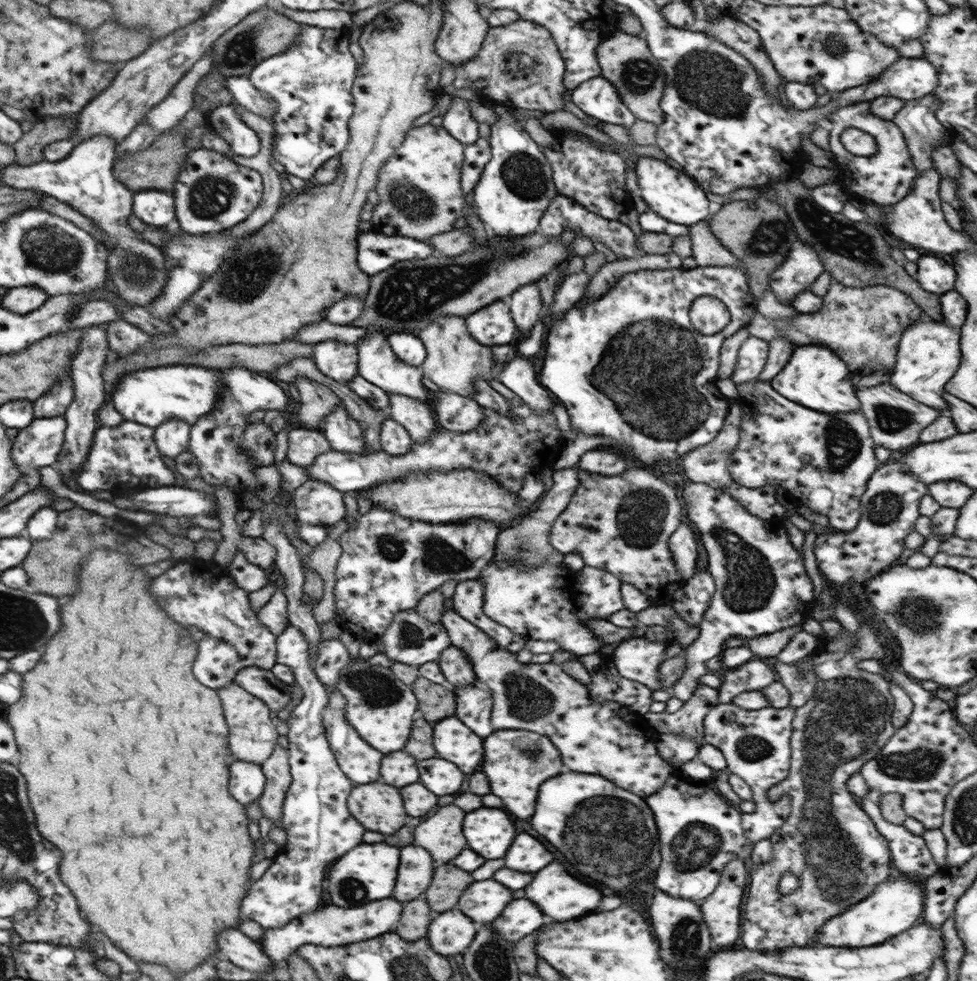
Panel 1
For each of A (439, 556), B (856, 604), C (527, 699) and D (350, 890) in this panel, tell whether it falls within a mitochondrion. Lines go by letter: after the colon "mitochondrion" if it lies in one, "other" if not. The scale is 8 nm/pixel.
A: mitochondrion
B: other
C: mitochondrion
D: mitochondrion

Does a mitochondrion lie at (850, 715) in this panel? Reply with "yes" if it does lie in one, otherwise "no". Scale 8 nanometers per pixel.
yes

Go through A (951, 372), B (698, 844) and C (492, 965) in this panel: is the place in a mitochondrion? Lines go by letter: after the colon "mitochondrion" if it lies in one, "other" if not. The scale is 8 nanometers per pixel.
A: other
B: mitochondrion
C: mitochondrion

